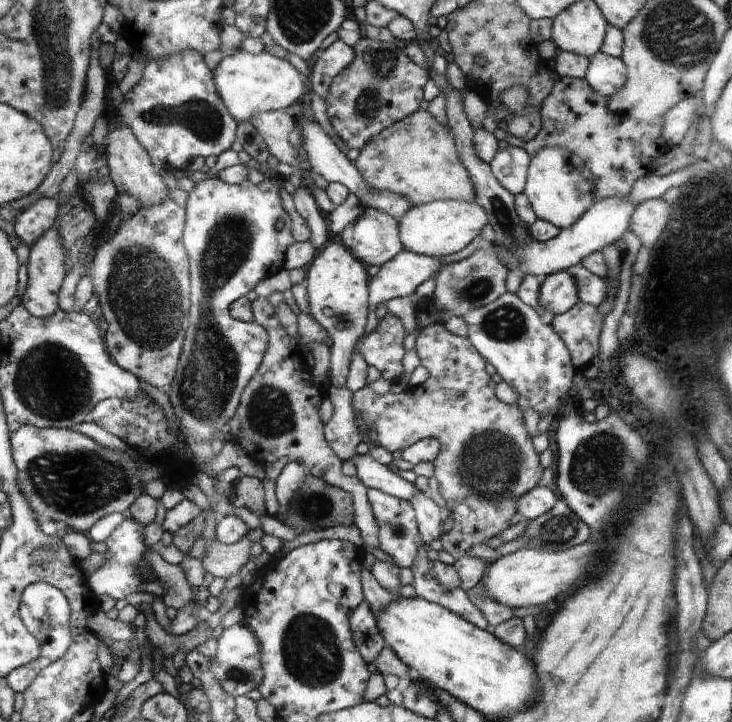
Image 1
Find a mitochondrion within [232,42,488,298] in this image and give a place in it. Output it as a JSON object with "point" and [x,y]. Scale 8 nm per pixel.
{"point":[370,102]}

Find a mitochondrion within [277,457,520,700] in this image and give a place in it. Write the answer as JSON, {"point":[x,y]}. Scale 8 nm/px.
{"point":[311,506]}

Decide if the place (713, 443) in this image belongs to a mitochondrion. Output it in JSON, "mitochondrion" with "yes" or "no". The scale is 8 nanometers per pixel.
{"mitochondrion":"no"}

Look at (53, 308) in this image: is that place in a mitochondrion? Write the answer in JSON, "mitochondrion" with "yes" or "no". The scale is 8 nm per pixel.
{"mitochondrion":"no"}

